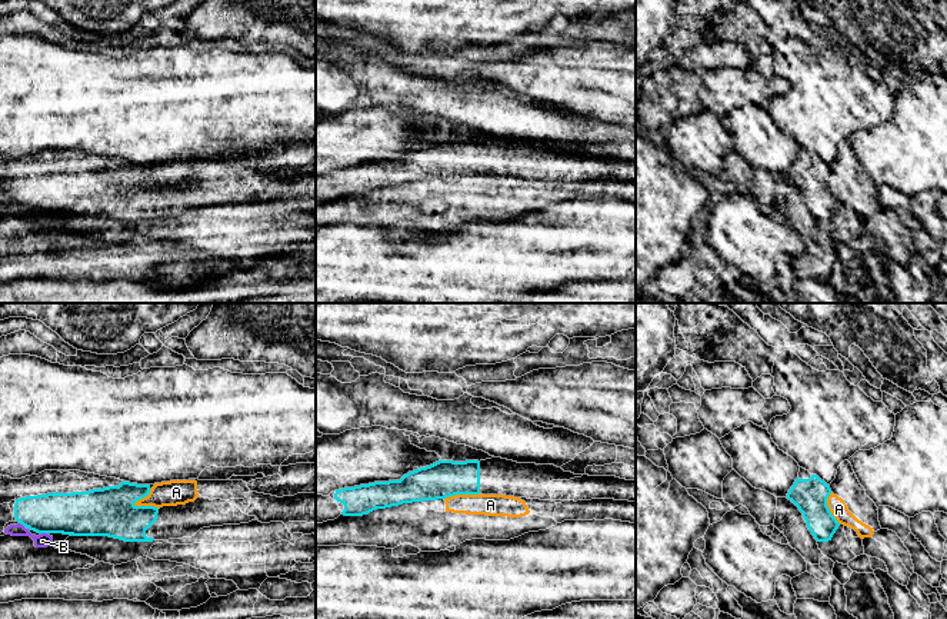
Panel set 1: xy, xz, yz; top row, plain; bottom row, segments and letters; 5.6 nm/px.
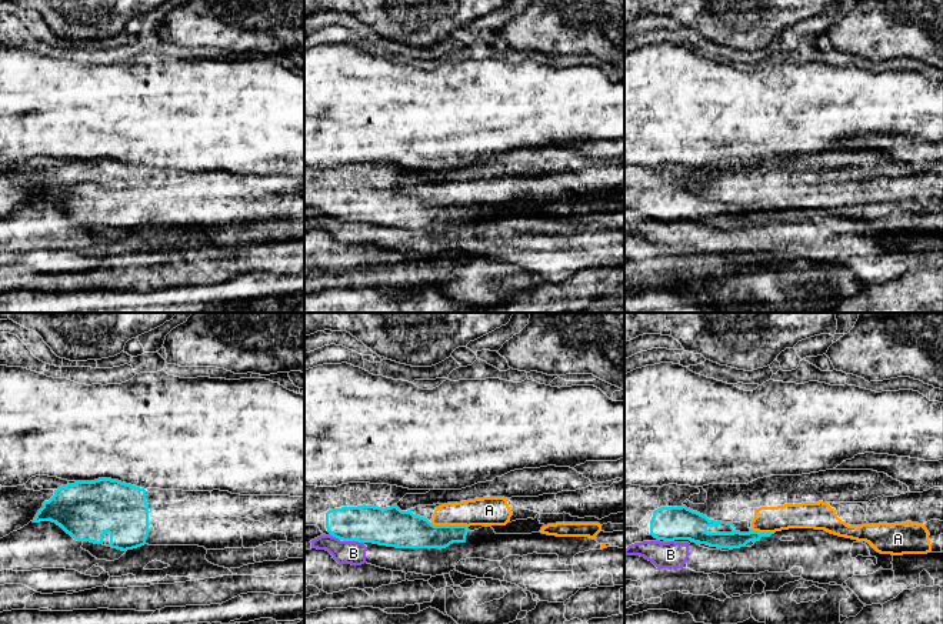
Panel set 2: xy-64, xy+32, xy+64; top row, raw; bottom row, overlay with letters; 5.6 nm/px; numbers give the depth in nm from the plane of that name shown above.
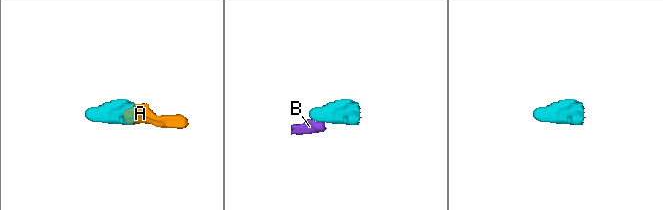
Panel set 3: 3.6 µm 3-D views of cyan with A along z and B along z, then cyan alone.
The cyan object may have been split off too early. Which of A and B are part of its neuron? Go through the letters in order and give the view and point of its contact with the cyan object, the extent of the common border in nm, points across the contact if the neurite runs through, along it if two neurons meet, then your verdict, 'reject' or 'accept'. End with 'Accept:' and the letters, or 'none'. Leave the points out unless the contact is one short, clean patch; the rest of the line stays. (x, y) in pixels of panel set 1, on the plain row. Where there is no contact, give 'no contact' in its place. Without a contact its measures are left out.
A: contact xy (146, 186); length 150 nm; border xy (133, 183), (159, 187); reject
B: contact xy (44, 212); length 30 nm; border xy (42, 212), (46, 213); reject
Accept: none

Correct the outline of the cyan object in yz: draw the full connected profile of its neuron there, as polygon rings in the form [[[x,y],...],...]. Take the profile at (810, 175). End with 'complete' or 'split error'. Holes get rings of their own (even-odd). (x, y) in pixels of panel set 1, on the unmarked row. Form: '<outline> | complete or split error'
[[[803,147],[787,173],[787,179],[803,193],[807,207],[817,222],[831,220],[840,206],[827,186],[830,173],[831,169],[824,160]]] | split error

